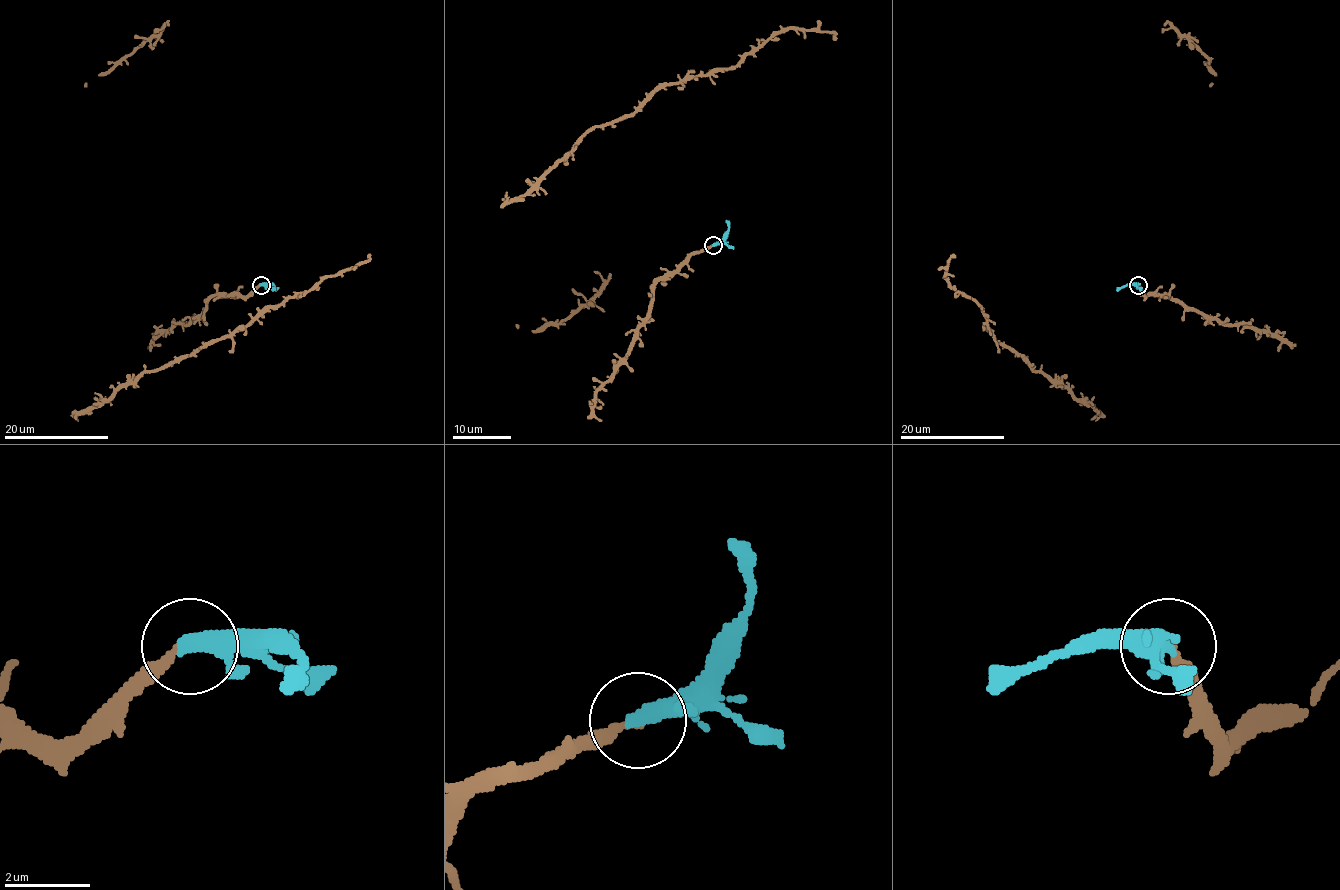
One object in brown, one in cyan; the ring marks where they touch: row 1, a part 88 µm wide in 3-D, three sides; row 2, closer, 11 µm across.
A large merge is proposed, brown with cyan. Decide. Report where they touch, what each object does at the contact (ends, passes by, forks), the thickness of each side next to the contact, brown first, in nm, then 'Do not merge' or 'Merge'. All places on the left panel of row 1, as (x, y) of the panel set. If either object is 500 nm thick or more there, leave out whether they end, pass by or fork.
Place: (261, 285). At the ring brown ends. At the ring cyan ends. Thickness 200 nm (brown) against 440 nm. Merge

